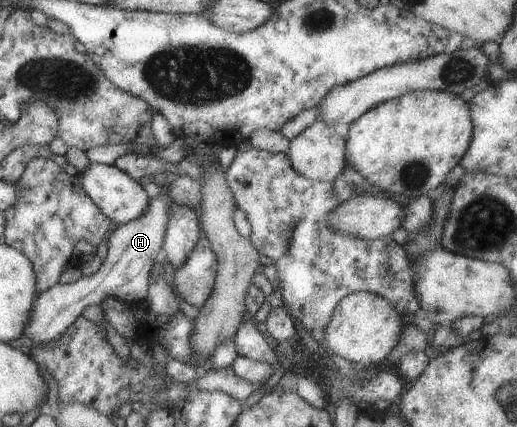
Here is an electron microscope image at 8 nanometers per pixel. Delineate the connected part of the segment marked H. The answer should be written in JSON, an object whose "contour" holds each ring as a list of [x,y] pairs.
{"contour":[[[164,186],[160,188],[158,195],[149,199],[142,215],[116,226],[108,239],[107,256],[94,274],[82,276],[71,284],[54,284],[36,295],[23,327],[23,335],[32,342],[45,344],[62,335],[86,305],[99,306],[108,296],[117,297],[129,305],[146,299],[151,267],[162,253],[163,237],[169,220],[171,197],[166,191],[168,189]]]}

